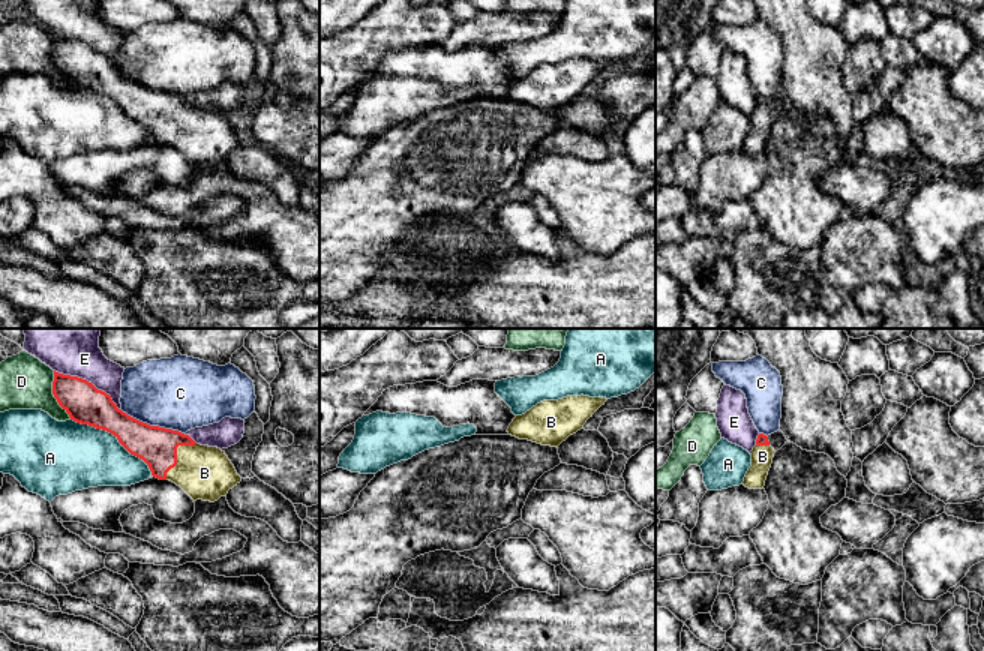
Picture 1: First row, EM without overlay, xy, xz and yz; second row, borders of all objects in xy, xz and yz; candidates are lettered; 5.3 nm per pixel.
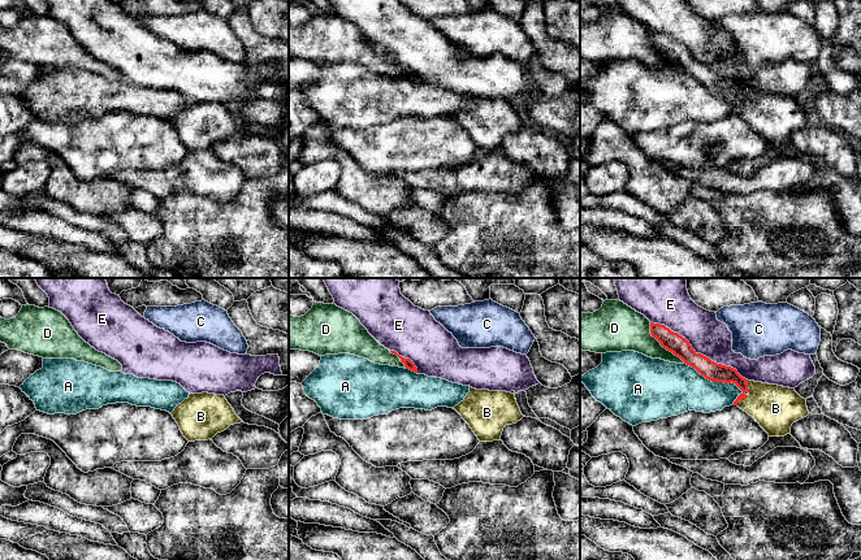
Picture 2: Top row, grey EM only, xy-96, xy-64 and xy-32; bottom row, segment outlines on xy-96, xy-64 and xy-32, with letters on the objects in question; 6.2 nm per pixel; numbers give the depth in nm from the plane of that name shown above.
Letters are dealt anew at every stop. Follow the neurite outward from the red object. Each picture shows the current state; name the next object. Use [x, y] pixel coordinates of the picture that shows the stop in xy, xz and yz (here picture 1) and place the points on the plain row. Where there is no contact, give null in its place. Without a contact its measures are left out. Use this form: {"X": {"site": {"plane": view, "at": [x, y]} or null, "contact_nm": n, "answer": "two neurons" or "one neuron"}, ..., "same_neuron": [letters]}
{"A": {"site": {"plane": "xy", "at": [114, 99]}, "contact_nm": 550, "answer": "two neurons"}, "B": {"site": {"plane": "xy", "at": [176, 119]}, "contact_nm": 260, "answer": "one neuron"}, "C": {"site": {"plane": "xy", "at": [152, 90]}, "contact_nm": 360, "answer": "two neurons"}, "D": {"site": {"plane": "xy", "at": [53, 57]}, "contact_nm": 280, "answer": "two neurons"}, "E": {"site": {"plane": "xy", "at": [87, 45]}, "contact_nm": 420, "answer": "two neurons"}, "same_neuron": ["B"]}

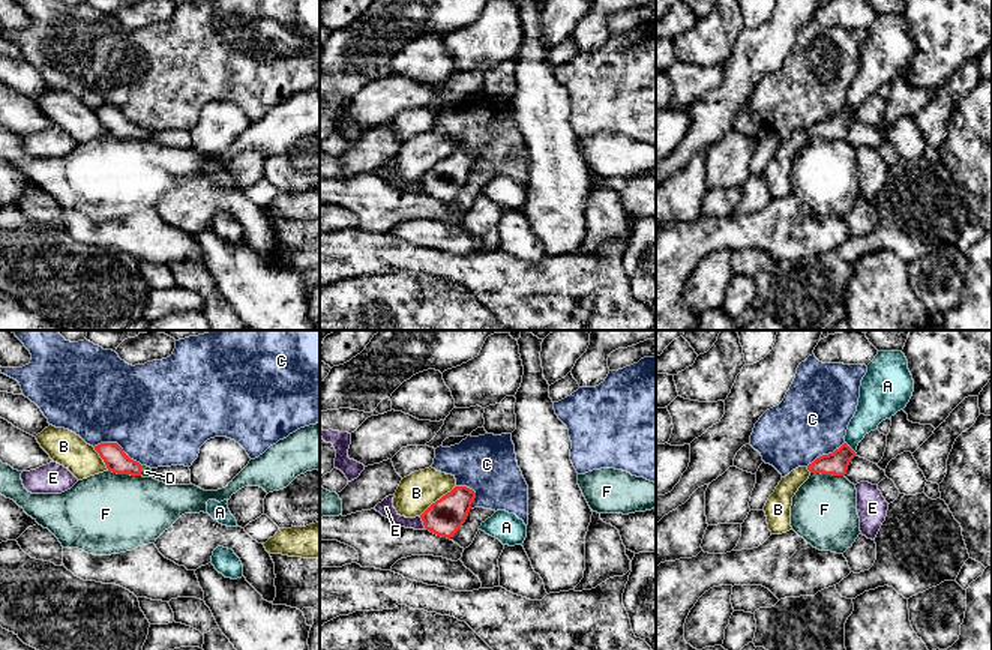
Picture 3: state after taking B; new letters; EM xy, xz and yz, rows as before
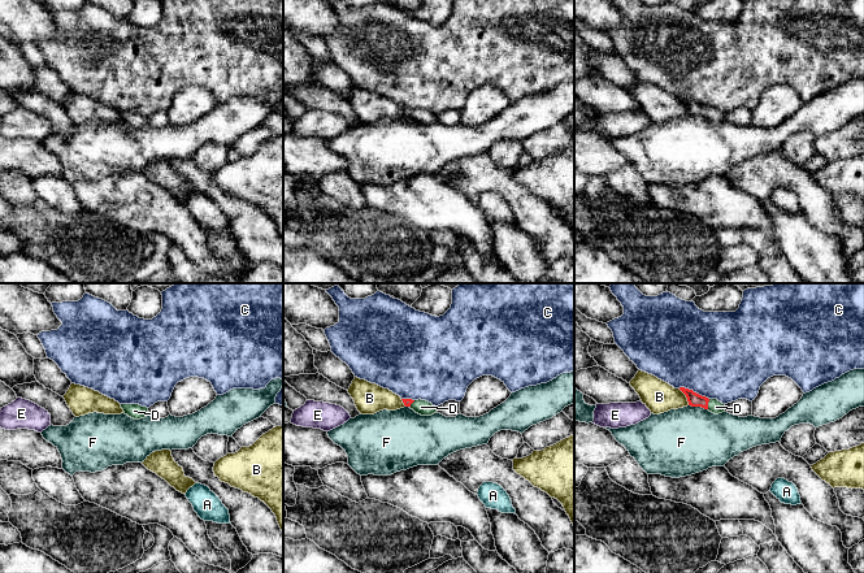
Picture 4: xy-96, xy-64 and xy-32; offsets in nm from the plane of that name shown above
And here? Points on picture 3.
{"A": {"site": {"plane": "yz", "at": [850, 111]}, "contact_nm": 80, "answer": "two neurons"}, "B": {"site": {"plane": "xz", "at": [437, 164]}, "contact_nm": 260, "answer": "two neurons"}, "C": {"site": {"plane": "xy", "at": [117, 108]}, "contact_nm": 280, "answer": "two neurons"}, "D": {"site": {"plane": "xy", "at": [140, 134]}, "contact_nm": 60, "answer": "one neuron"}, "E": {"site": {"plane": "xz", "at": [423, 186]}, "contact_nm": 80, "answer": "two neurons"}, "F": {"site": {"plane": "yz", "at": [827, 137]}, "contact_nm": 190, "answer": "two neurons"}, "same_neuron": ["D"]}

